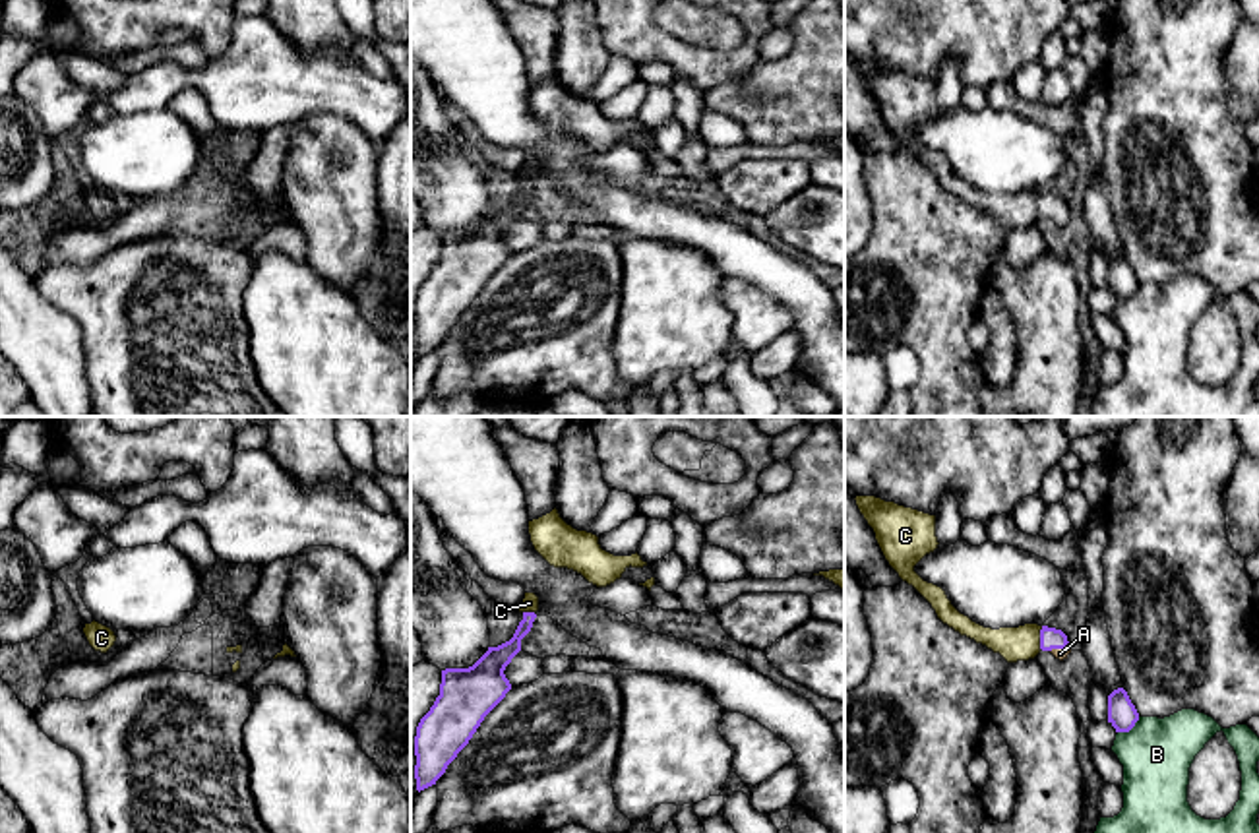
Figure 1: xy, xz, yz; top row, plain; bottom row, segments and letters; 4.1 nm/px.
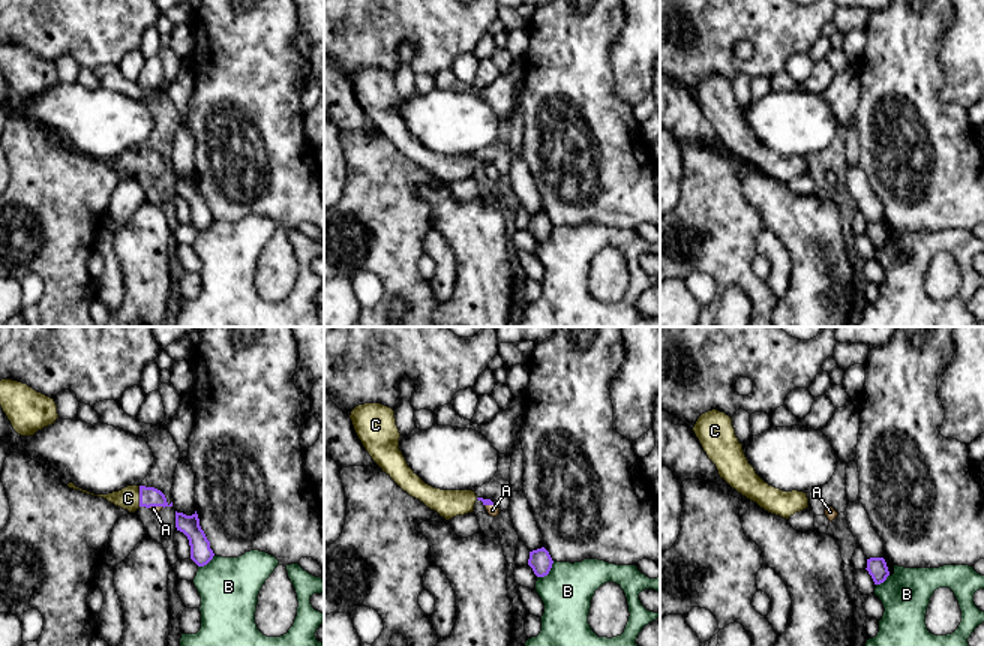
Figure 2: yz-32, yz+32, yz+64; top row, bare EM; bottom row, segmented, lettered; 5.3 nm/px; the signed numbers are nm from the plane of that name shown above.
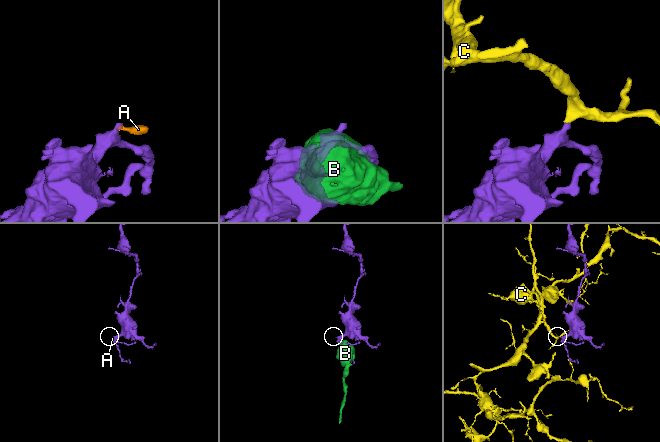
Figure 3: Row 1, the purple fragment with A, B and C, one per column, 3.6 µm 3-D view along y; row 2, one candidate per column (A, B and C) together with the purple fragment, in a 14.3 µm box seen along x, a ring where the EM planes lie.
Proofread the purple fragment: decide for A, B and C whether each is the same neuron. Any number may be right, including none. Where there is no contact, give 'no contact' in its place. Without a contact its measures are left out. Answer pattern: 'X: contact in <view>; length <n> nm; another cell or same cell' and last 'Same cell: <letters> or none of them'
A: contact in yz; length 80 nm; same cell
B: contact in yz; length 120 nm; another cell
C: contact in yz; length 100 nm; same cell
Same cell: A, C

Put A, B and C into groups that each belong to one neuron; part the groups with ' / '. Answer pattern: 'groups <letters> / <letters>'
groups A C / B

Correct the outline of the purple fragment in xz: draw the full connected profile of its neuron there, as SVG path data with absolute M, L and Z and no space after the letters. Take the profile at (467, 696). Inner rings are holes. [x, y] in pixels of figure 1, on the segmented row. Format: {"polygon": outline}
{"polygon": "M525 593L523 614L513 637L488 651L469 668L442 670L440 695L420 719L415 736L416 790L424 790L445 773L447 765L469 744L484 717L511 690L504 670L521 651L521 639L531 632L538 597Z"}

